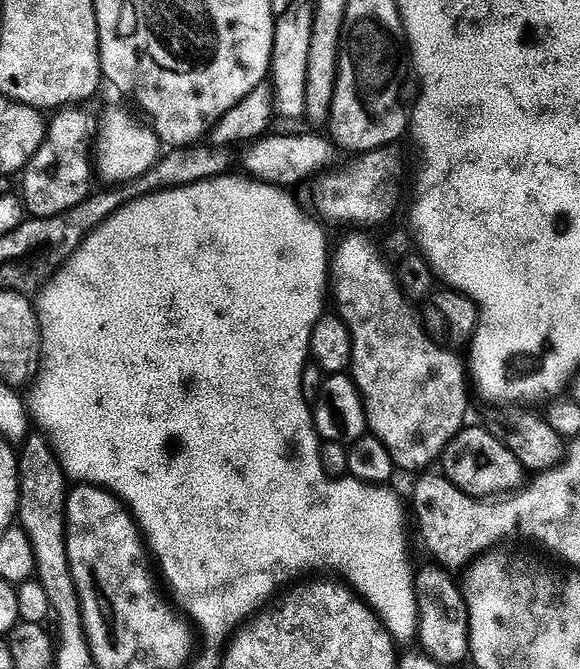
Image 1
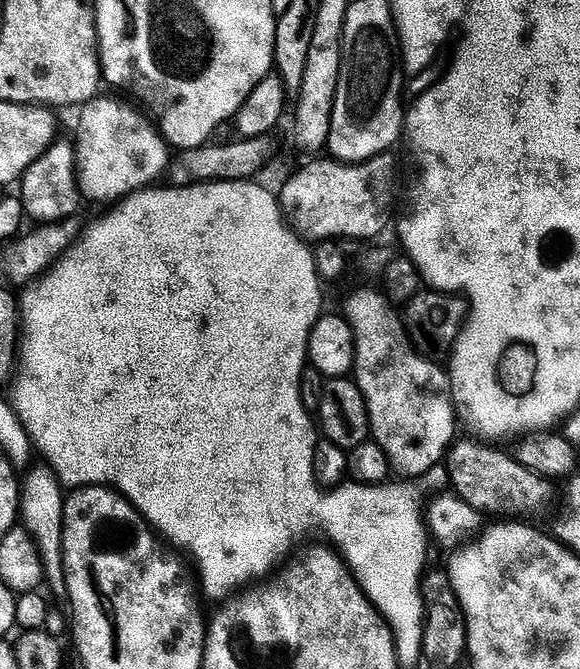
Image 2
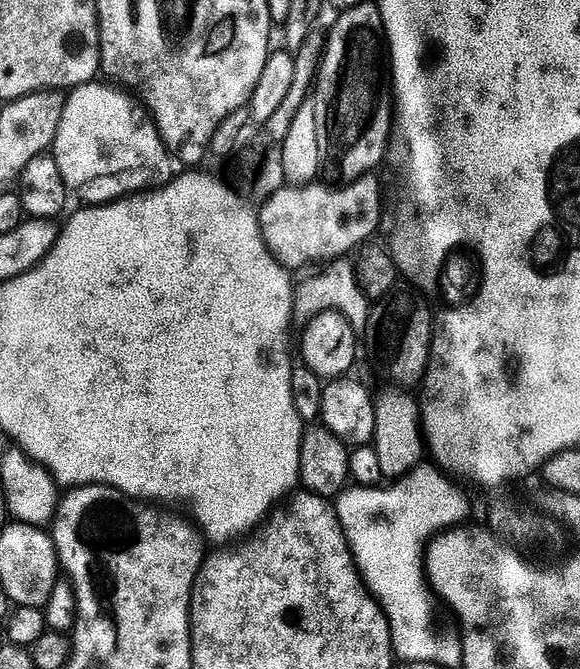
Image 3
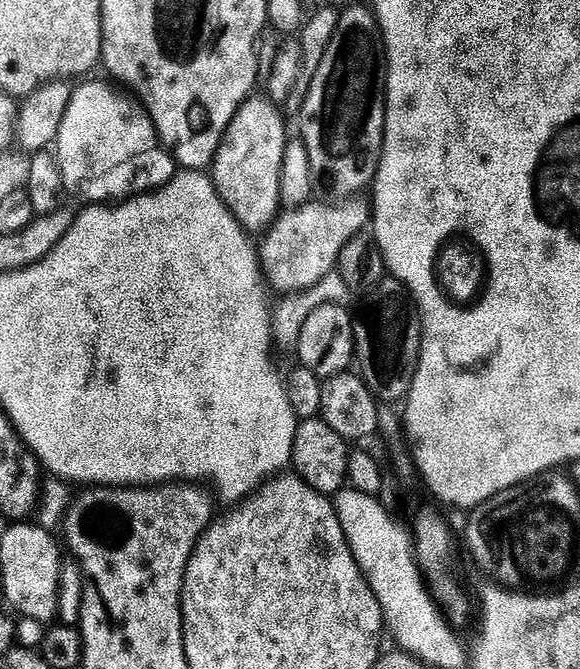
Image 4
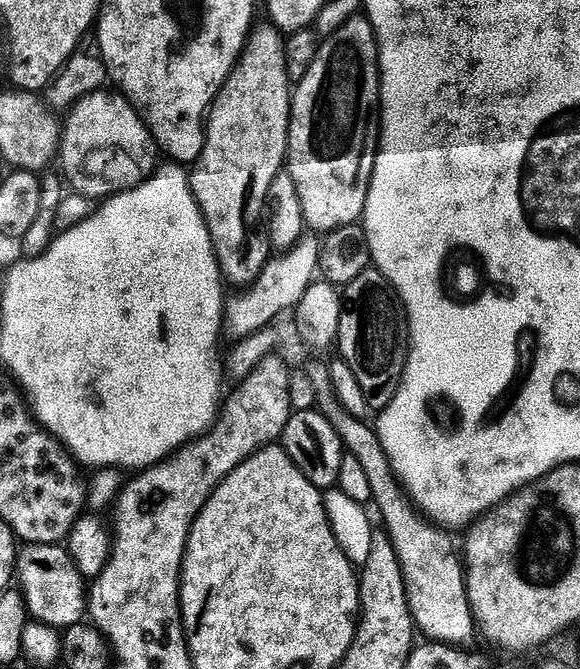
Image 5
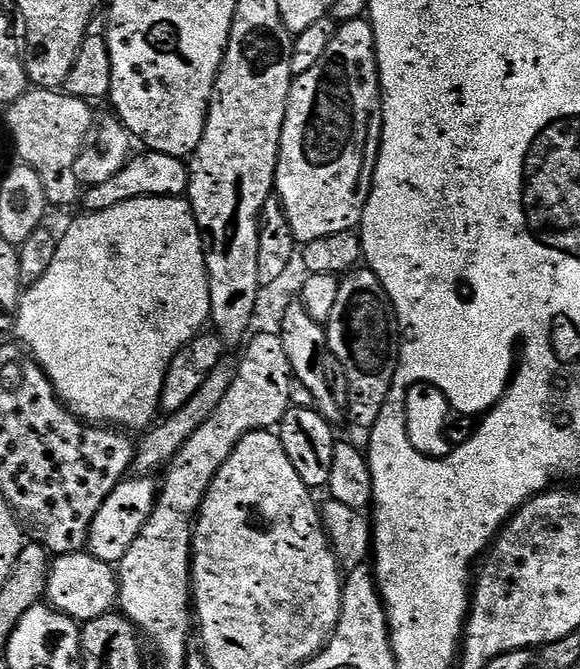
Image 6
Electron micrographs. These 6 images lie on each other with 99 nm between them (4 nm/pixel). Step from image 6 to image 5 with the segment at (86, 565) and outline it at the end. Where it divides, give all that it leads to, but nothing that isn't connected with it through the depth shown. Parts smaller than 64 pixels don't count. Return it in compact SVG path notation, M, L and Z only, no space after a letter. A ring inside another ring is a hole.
M30 544L19 549L15 575L29 617L33 621L63 630L81 623L86 616L86 581L67 547L60 544Z

